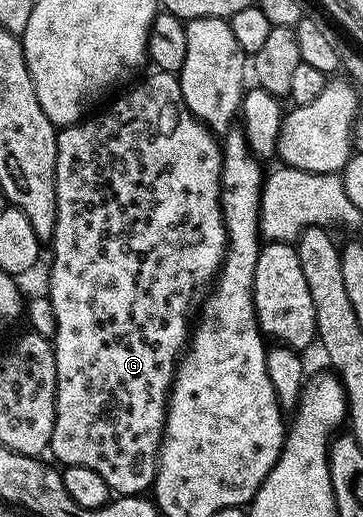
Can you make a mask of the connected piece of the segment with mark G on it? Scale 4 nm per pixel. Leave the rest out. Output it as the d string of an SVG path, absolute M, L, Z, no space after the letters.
M155 70L153 74L143 83L135 82L135 87L123 99L116 100L107 111L99 110L81 123L61 128L56 145L56 229L52 240L54 260L50 263L48 288L52 310L56 313L52 336L56 357L56 413L48 451L55 455L53 458L59 464L68 467L84 465L94 470L99 477L104 477L111 492L118 497L142 495L153 488L158 468L158 446L162 443L162 430L166 424L166 401L170 398L174 371L188 342L186 318L195 314L200 296L213 284L227 249L226 226L222 220L222 148L219 140L189 111L181 93L179 76L160 70Z

